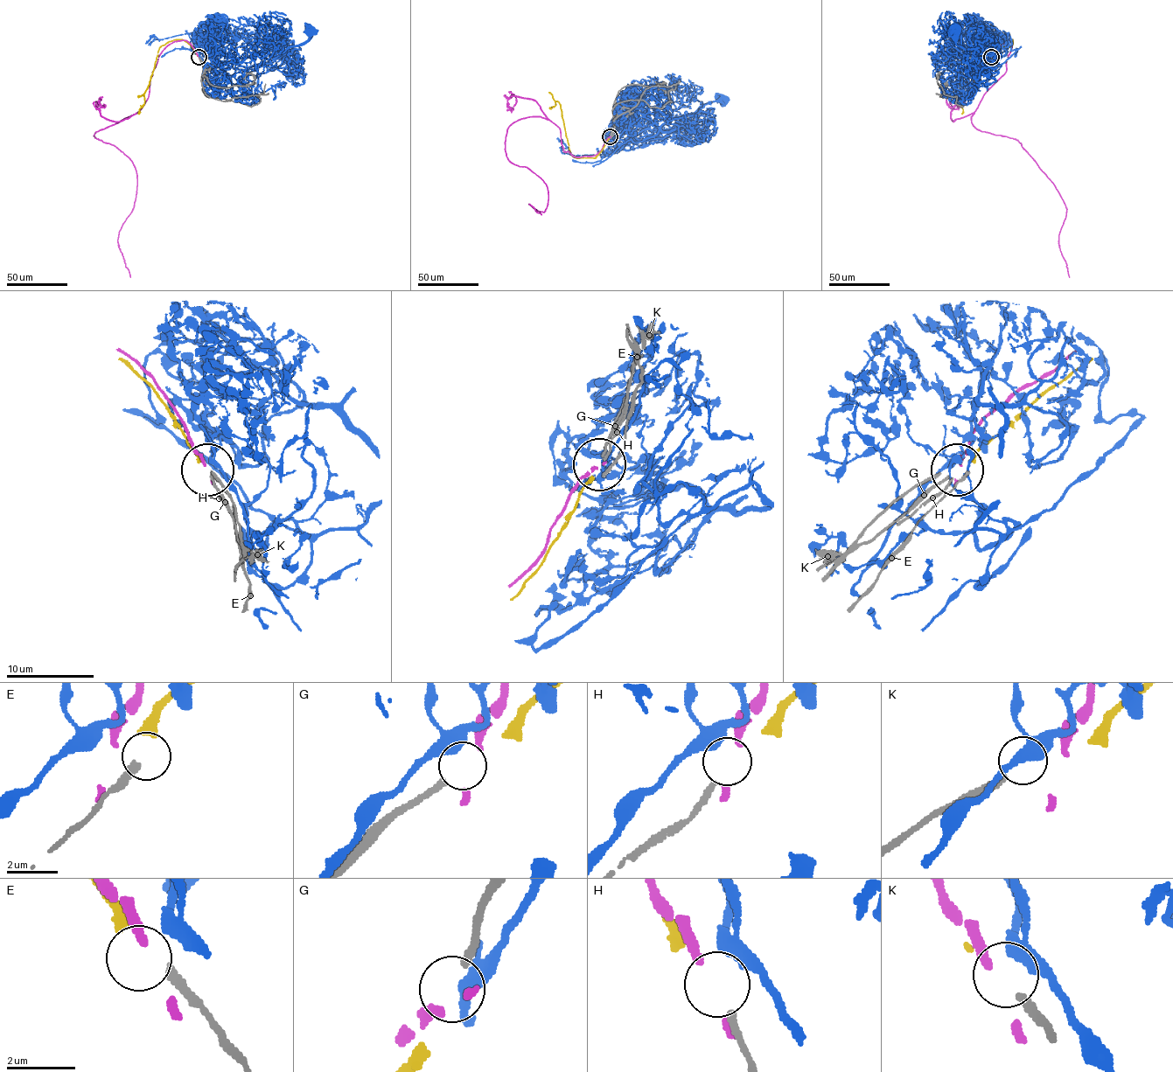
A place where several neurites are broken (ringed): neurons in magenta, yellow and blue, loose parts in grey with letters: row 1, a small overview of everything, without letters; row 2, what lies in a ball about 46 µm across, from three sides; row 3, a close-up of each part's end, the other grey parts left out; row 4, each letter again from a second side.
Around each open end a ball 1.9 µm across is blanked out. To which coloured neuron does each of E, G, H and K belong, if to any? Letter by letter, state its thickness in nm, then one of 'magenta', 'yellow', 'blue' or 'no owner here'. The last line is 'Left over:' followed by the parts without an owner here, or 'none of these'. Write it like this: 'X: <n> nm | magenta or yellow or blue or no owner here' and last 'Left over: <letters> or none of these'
E: 280 nm | no owner here
G: 240 nm | no owner here
H: 200 nm | no owner here
K: 200 nm | no owner here
Left over: E, G, H, K

